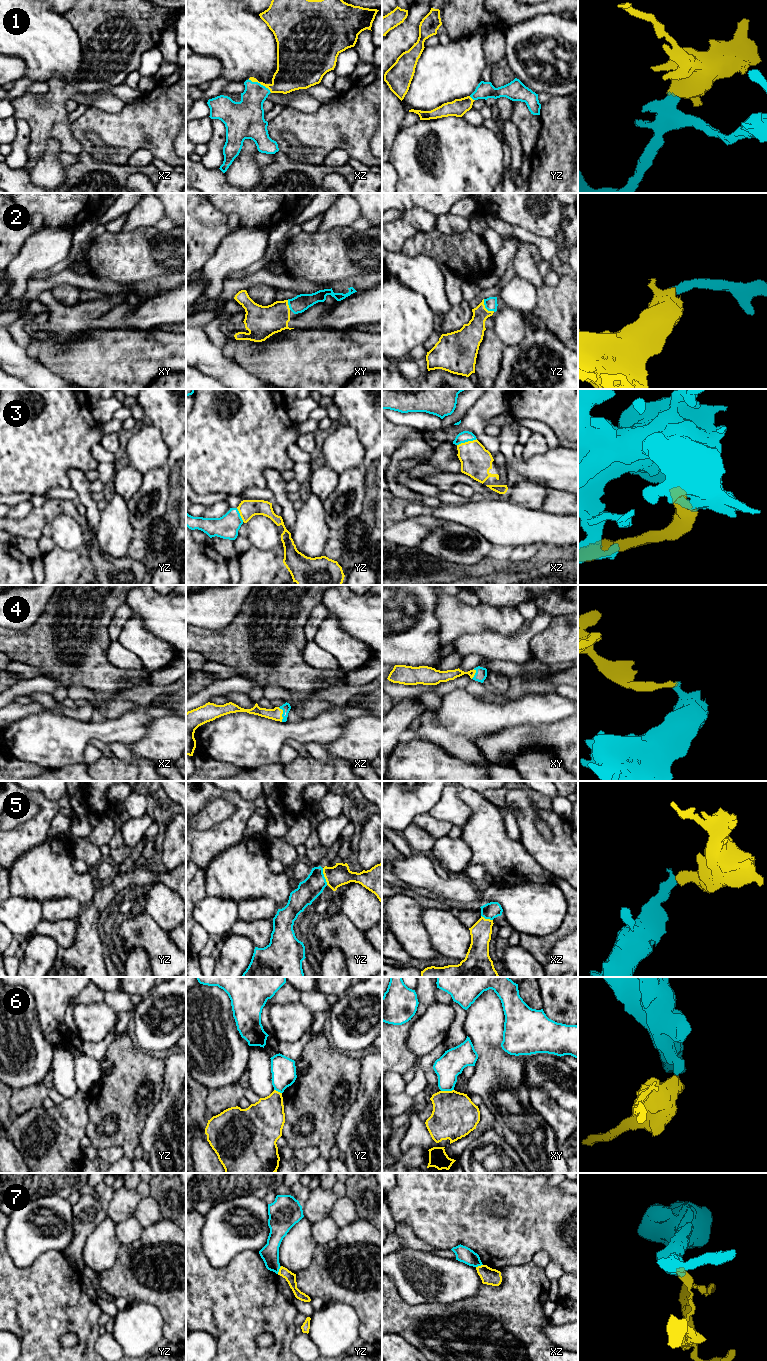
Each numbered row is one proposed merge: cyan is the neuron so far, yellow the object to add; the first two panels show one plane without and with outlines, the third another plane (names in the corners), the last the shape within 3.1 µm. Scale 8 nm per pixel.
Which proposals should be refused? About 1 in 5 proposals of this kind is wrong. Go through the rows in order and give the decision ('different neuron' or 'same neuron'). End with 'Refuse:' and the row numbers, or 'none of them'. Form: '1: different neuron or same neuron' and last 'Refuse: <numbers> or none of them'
1: same neuron
2: same neuron
3: same neuron
4: same neuron
5: same neuron
6: different neuron
7: different neuron
Refuse: 6, 7

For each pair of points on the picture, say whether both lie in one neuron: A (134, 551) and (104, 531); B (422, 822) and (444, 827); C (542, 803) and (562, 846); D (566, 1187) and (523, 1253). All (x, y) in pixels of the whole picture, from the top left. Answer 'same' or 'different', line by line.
A: different
B: same
C: different
D: different

